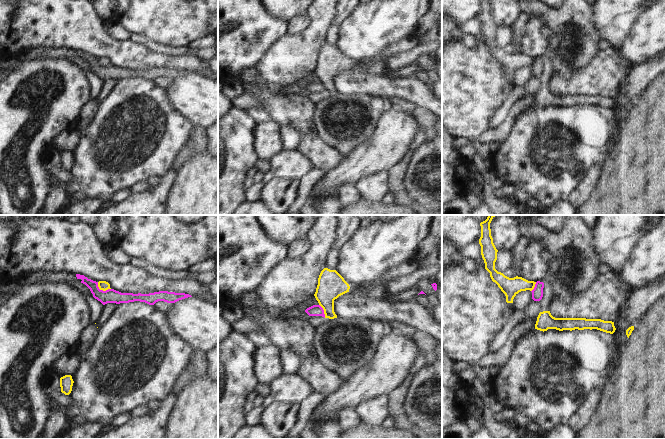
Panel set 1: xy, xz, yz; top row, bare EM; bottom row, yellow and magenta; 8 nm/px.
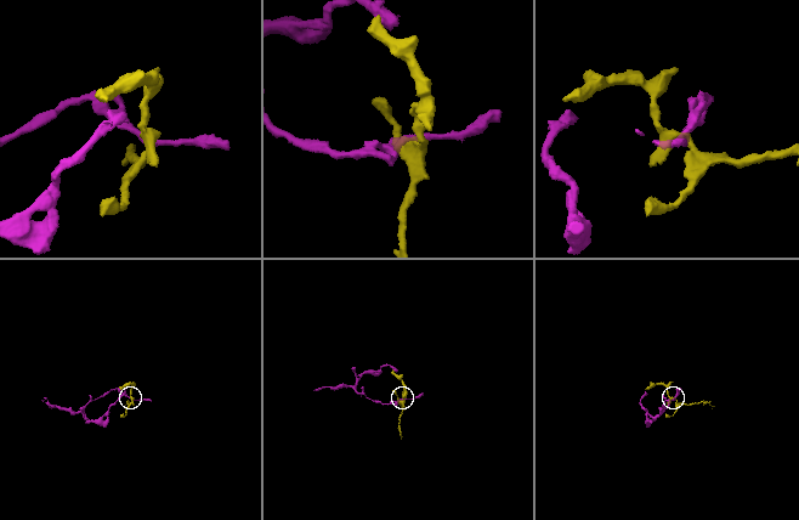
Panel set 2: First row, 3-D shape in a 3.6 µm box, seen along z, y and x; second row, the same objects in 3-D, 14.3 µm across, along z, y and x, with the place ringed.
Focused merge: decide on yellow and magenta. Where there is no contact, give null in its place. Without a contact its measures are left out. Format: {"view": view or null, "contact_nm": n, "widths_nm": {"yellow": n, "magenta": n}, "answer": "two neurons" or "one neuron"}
{"view": "xy", "contact_nm": 130, "widths_nm": {"yellow": 80, "magenta": 110}, "answer": "two neurons"}

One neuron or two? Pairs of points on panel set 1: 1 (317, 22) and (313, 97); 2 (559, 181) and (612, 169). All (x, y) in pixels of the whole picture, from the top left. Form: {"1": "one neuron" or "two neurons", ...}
{"1": "two neurons", "2": "two neurons"}

